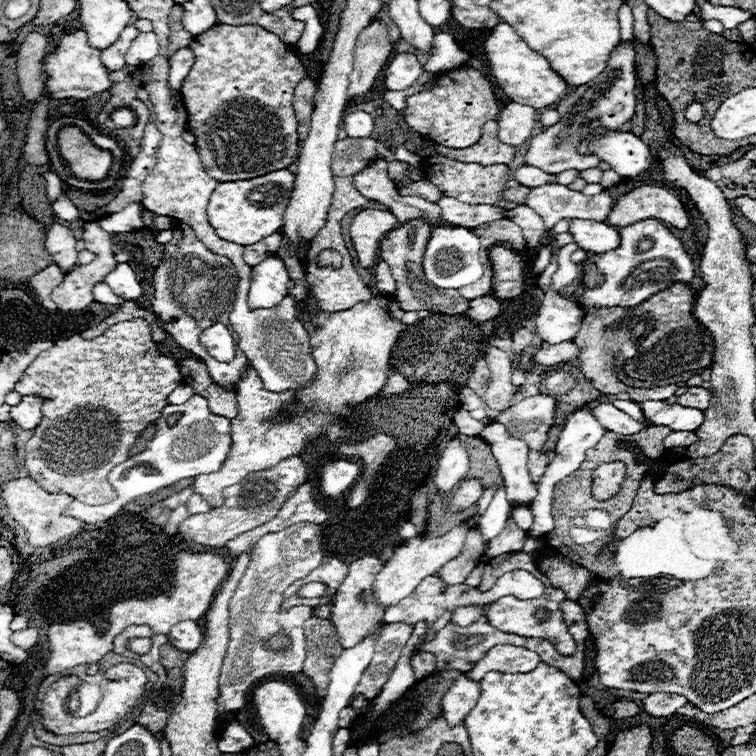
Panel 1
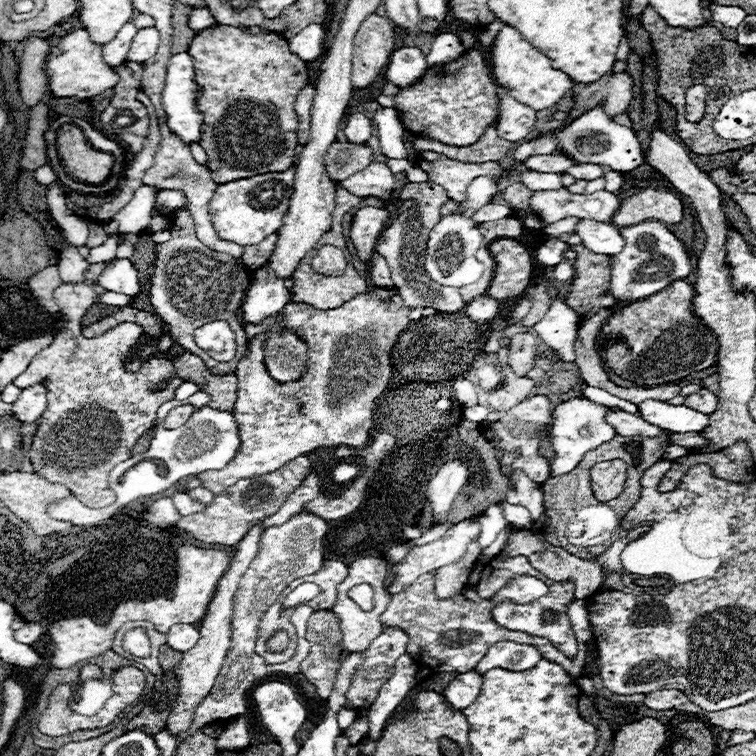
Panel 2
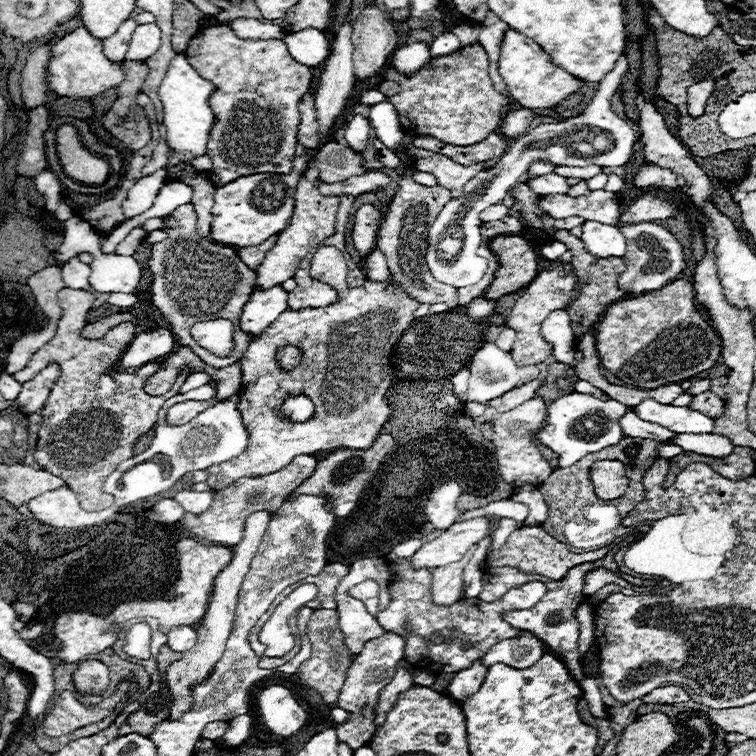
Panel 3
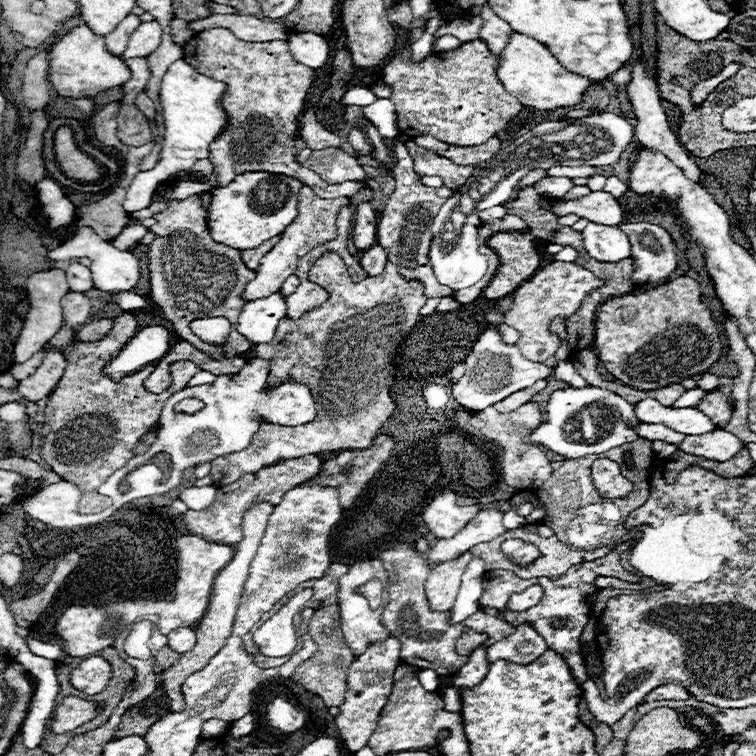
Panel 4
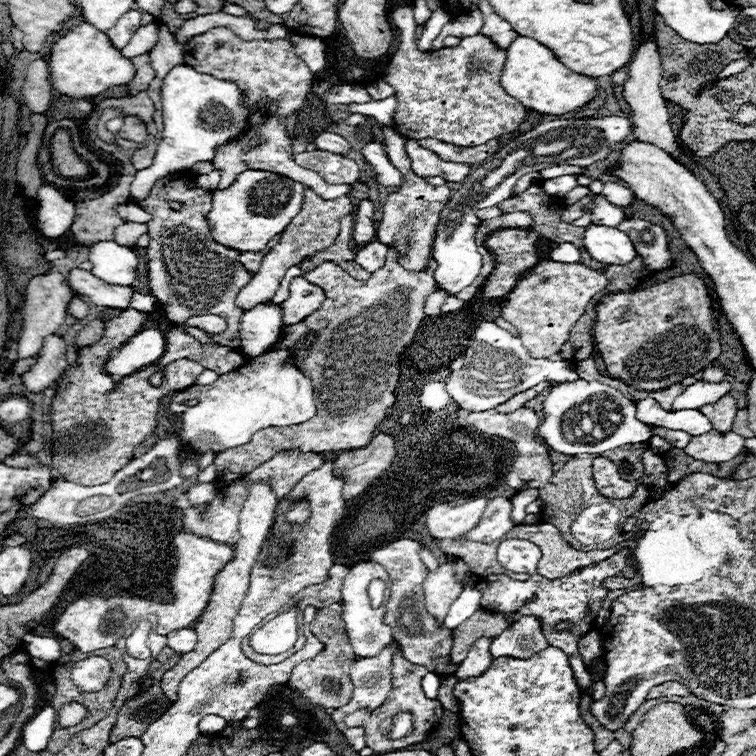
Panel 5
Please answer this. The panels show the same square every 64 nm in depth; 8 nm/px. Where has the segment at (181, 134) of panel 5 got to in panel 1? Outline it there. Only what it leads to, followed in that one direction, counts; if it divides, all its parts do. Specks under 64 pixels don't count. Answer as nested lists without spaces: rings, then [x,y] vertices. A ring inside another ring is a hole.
[[[182,48],[178,52],[174,52],[168,60],[170,66],[170,74],[168,74],[168,86],[172,88],[172,92],[176,92],[182,98],[182,82],[188,76],[190,68],[194,64],[194,54],[190,48]],[[132,202],[132,204],[128,204],[128,208],[112,214],[112,216],[102,218],[98,224],[108,234],[134,232],[138,228],[144,228],[144,222],[142,222],[142,212],[144,210],[146,210],[146,206],[142,202]]]

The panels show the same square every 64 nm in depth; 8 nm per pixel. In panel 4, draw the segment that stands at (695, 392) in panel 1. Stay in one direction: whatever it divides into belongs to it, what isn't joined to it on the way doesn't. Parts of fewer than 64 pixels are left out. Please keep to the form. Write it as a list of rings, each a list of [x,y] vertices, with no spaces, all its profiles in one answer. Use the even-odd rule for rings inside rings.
[[[710,392],[700,404],[698,404],[700,412],[704,412],[718,428],[724,428],[728,424],[728,420],[732,418],[734,406],[732,400],[722,394],[722,392]]]

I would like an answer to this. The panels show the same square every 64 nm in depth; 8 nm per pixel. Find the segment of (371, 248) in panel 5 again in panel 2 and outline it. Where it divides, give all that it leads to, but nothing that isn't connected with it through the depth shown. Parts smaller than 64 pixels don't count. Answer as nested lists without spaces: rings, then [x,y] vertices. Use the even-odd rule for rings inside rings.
[[[374,252],[370,262],[368,262],[368,274],[370,274],[370,282],[380,286],[380,288],[394,286],[392,280],[390,280],[390,268],[388,268],[386,260],[378,252]]]

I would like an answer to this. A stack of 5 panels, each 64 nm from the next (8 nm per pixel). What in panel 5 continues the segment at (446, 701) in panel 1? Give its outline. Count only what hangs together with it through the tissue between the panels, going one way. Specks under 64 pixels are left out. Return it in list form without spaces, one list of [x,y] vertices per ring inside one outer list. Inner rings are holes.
[[[482,636],[482,638],[478,638],[478,640],[470,646],[464,664],[460,664],[460,668],[454,672],[458,680],[468,678],[468,676],[478,676],[480,672],[484,672],[484,670],[488,668],[488,664],[492,662],[492,654],[490,654],[490,644],[492,644],[492,640],[494,640],[494,638]]]

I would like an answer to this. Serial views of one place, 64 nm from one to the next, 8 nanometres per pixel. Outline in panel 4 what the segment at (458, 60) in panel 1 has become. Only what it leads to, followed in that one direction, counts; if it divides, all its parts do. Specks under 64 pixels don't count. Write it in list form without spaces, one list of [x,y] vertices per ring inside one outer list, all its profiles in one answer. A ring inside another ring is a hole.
[[[442,36],[440,40],[438,40],[438,44],[436,44],[436,48],[434,48],[434,52],[448,52],[448,50],[454,50],[454,48],[458,48],[462,42],[456,38],[456,36]]]

